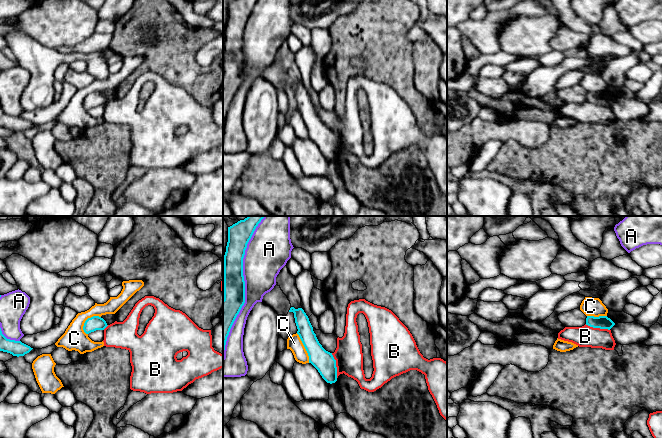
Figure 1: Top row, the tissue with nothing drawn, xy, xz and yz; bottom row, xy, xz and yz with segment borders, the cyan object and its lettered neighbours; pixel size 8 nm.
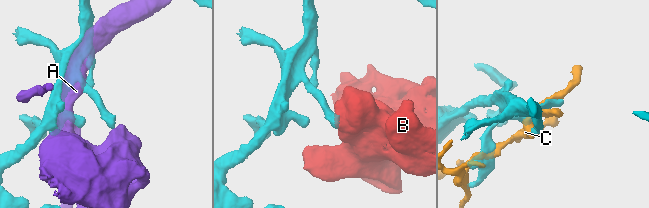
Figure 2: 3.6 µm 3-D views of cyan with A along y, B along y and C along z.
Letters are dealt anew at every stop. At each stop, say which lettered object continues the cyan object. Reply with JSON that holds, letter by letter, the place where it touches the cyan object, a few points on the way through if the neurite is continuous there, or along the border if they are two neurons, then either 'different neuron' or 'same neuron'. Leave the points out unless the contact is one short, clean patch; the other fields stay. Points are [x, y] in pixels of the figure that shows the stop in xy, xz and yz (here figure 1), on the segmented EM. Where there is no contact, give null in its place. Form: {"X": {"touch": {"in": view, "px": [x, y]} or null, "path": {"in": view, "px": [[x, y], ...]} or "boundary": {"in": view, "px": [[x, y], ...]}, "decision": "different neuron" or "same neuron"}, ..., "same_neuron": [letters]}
{"A": {"touch": {"in": "xz", "px": [244, 287]}, "decision": "different neuron"}, "B": {"touch": {"in": "xz", "px": [335, 365]}, "boundary": {"in": "xz", "px": [[331, 353], [335, 360], [337, 377]]}, "decision": "different neuron"}, "C": {"touch": {"in": "xy", "px": [86, 320]}, "decision": "different neuron"}, "same_neuron": []}

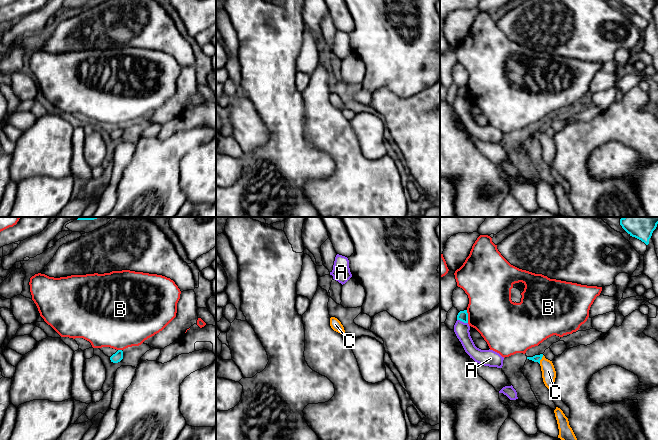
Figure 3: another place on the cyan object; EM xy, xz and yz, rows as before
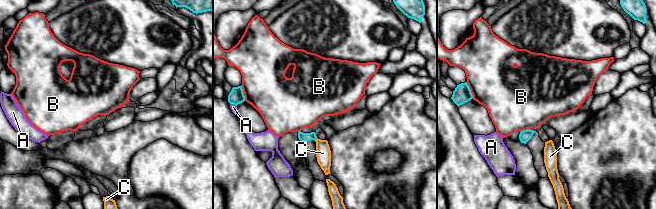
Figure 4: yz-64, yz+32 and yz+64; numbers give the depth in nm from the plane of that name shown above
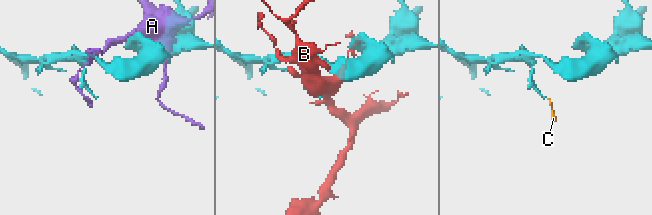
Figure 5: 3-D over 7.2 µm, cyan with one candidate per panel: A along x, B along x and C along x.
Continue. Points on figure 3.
{"A": {"touch": {"in": "yz", "px": [462, 321]}, "decision": "different neuron"}, "B": {"touch": {"in": "yz", "px": [467, 316]}, "decision": "different neuron"}, "C": {"touch": {"in": "yz", "px": [541, 358]}, "decision": "different neuron"}, "same_neuron": []}

